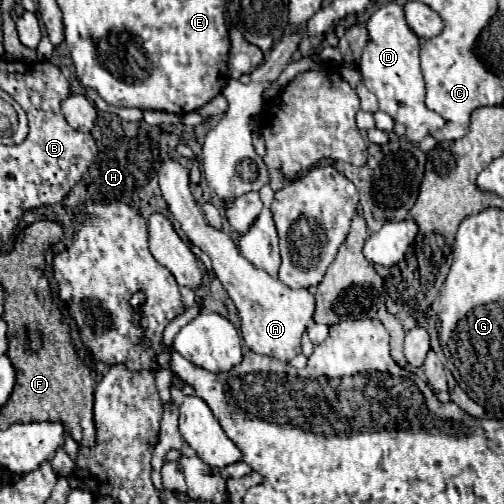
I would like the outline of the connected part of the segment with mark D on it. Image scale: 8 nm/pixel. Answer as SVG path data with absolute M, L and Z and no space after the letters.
M396 1L380 7L366 23L370 33L370 43L366 45L360 61L360 73L364 85L378 97L380 111L388 113L396 123L406 127L406 137L412 143L420 143L426 135L432 135L444 127L444 119L426 109L424 105L424 77L420 71L420 39L408 27L404 19L404 9Z

